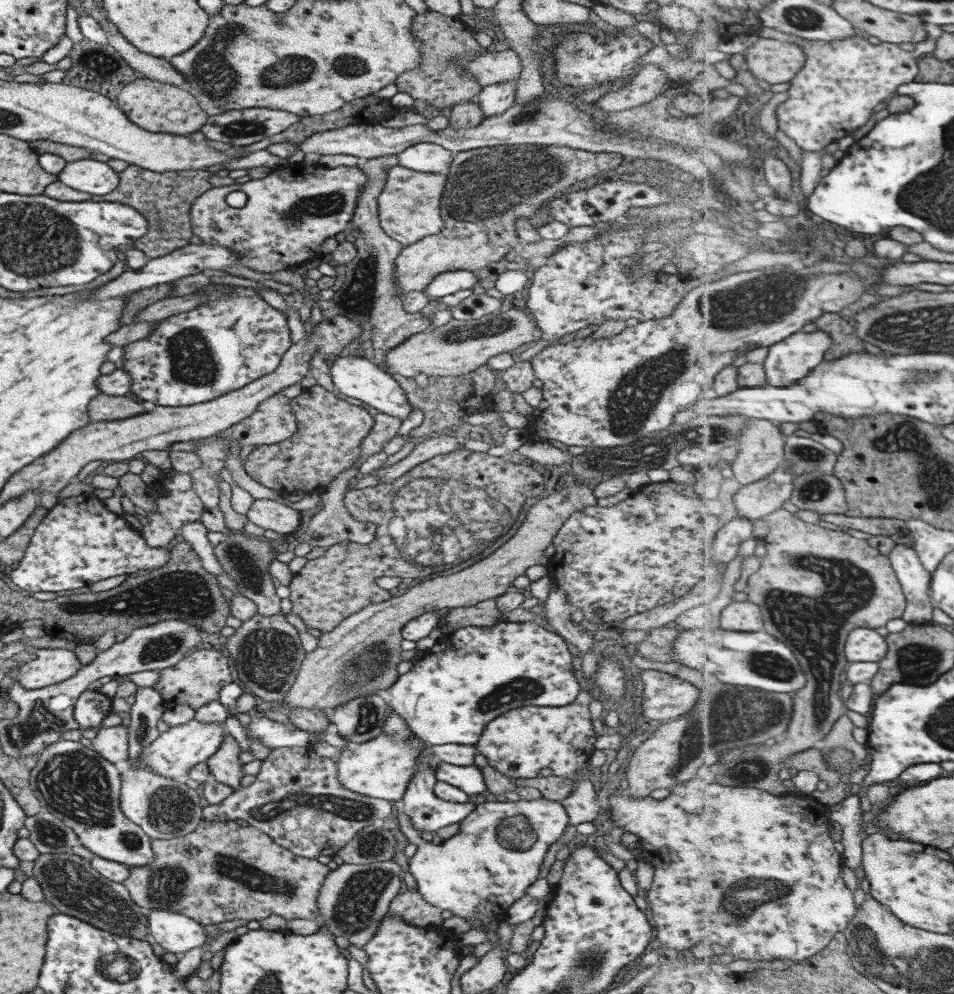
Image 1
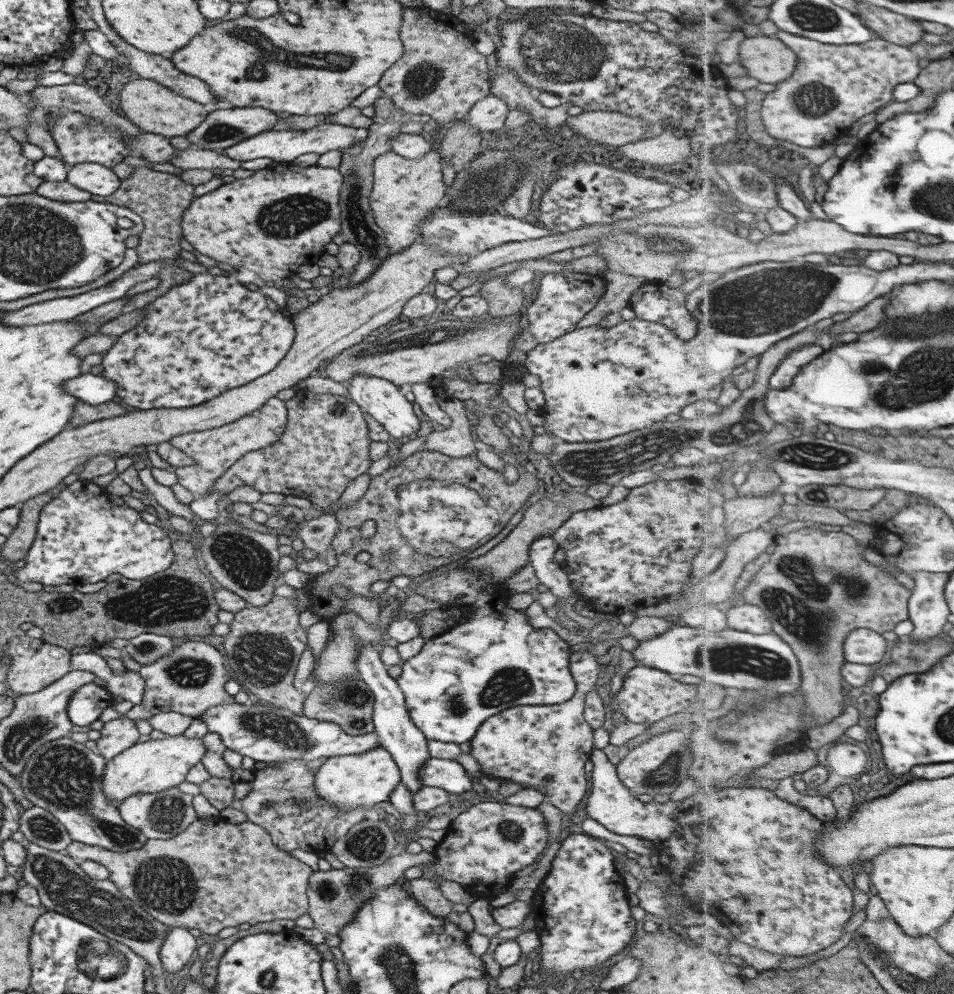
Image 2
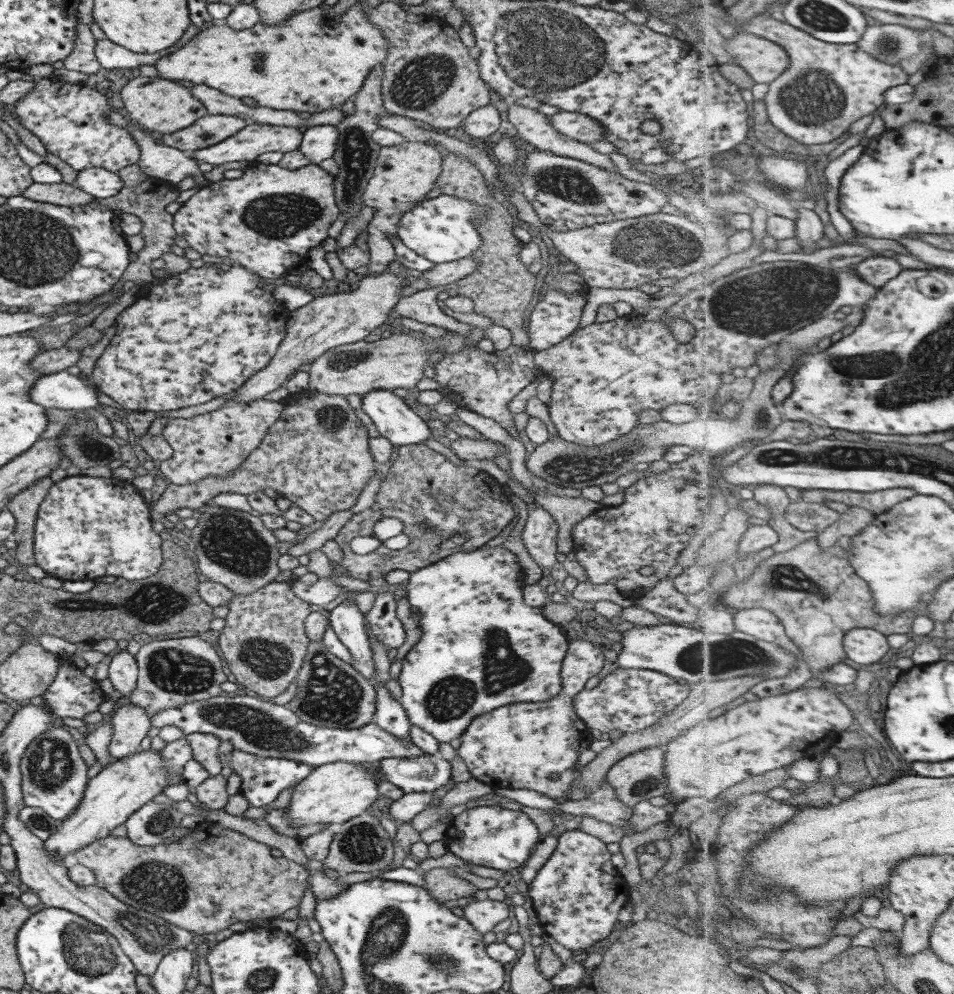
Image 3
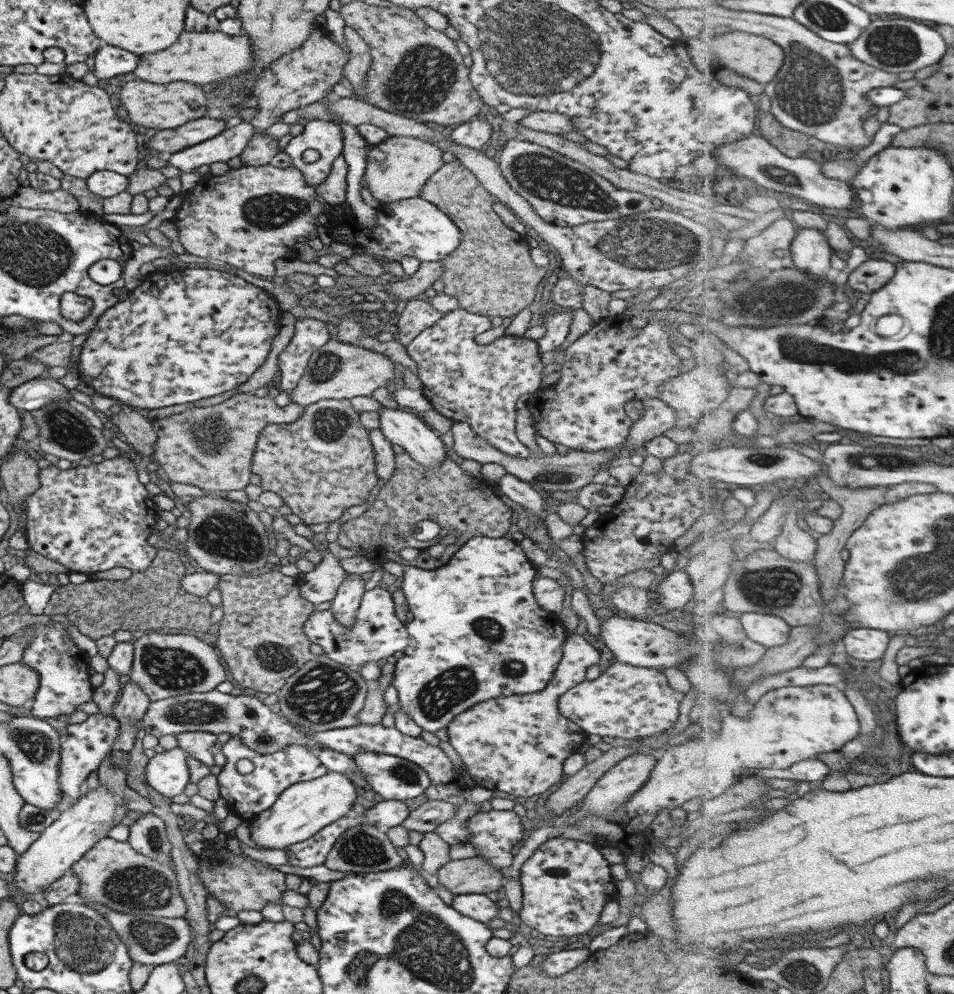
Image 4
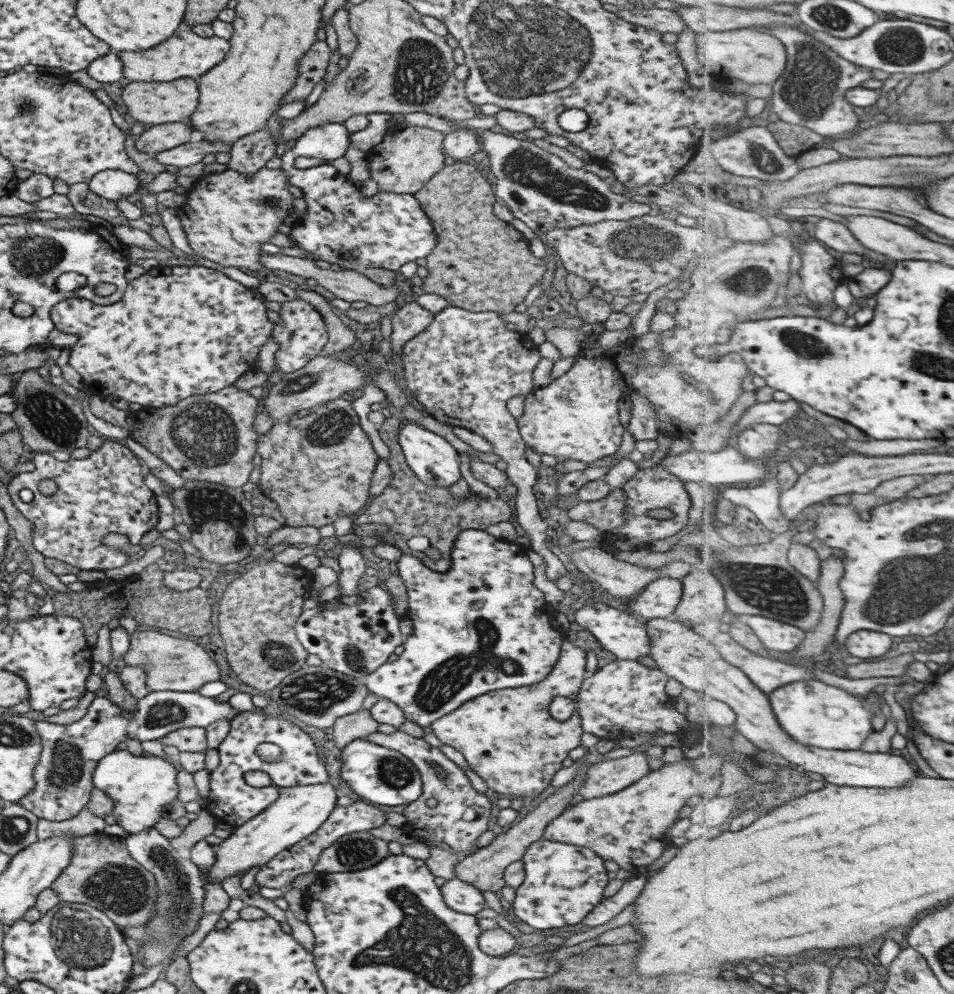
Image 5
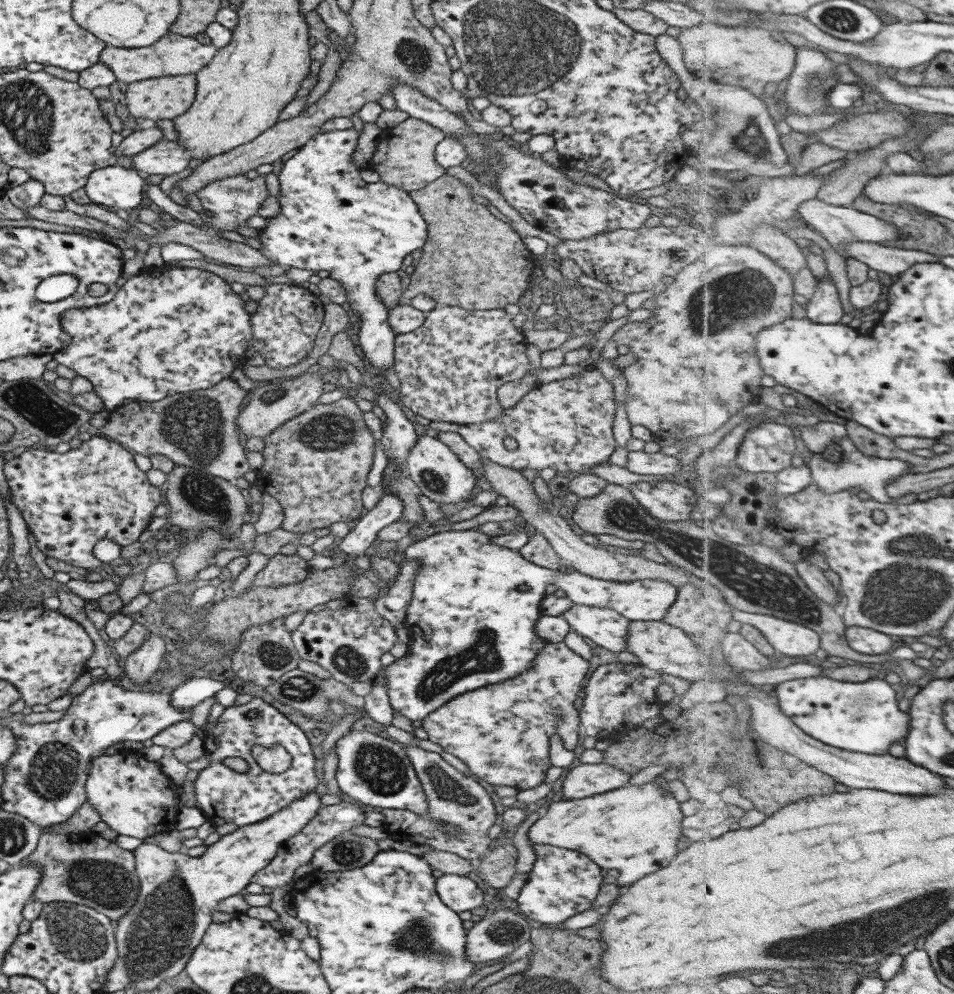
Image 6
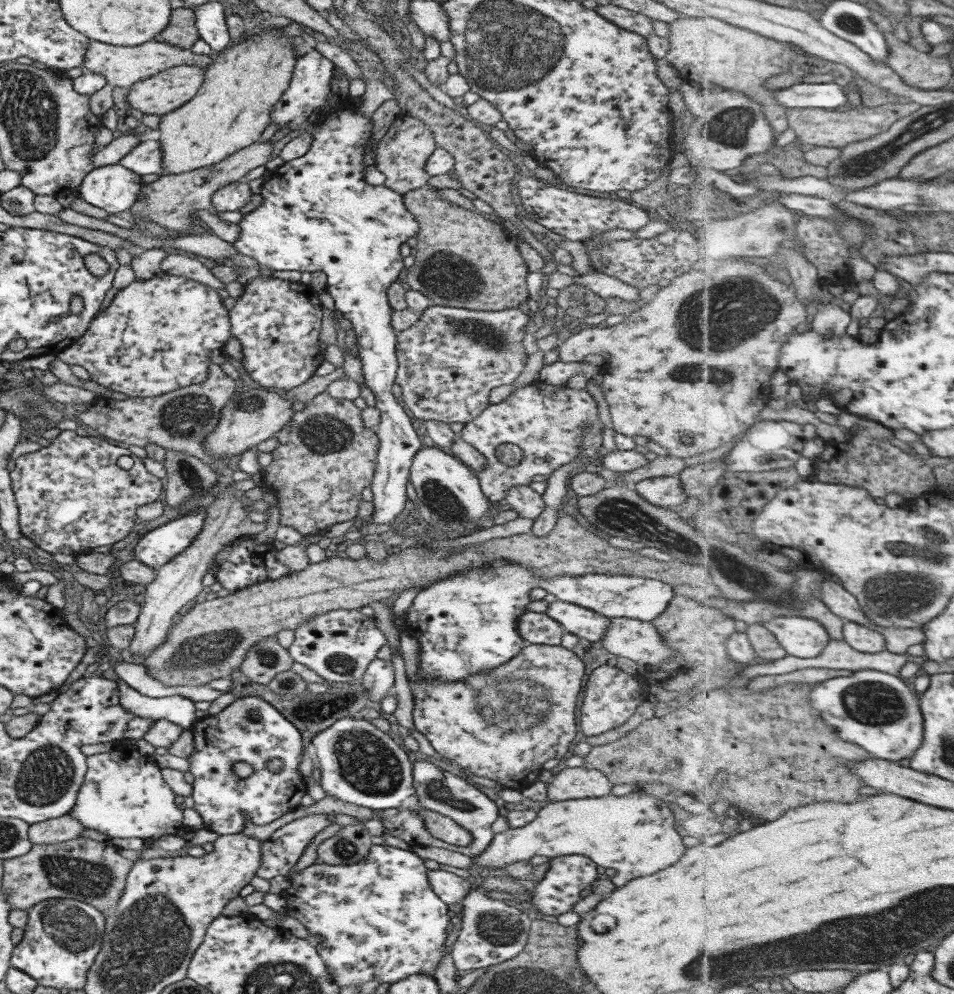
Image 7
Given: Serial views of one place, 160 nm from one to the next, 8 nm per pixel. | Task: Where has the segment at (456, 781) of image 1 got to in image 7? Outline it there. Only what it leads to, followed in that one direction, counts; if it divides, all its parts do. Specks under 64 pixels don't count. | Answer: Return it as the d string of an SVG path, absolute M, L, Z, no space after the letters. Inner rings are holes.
M360 716L352 718L339 719L334 725L322 732L318 732L318 736L312 738L313 748L315 749L316 758L318 758L318 769L320 769L320 784L322 790L328 796L334 796L342 802L350 802L358 806L366 806L370 810L385 809L410 809L416 811L425 821L426 828L431 836L442 840L447 844L466 846L472 842L472 835L468 831L464 831L462 827L437 812L432 812L427 808L421 808L416 789L413 787L413 761L409 758L409 752L390 738L388 734L378 730L374 724L368 722Z

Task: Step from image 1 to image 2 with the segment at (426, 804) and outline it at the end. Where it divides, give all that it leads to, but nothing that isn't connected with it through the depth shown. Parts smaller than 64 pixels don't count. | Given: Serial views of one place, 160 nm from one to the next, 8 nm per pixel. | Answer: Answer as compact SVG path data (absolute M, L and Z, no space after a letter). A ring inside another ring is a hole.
M371 644L362 645L357 652L356 666L359 678L368 685L374 696L372 720L374 732L378 736L381 746L392 755L394 763L398 765L401 782L406 784L413 795L423 787L423 784L419 782L419 777L420 770L424 768L424 762L428 758L432 758L427 747L428 740L412 723L406 708L404 693L398 687L398 680L388 675L388 666L384 665L380 659L380 648Z

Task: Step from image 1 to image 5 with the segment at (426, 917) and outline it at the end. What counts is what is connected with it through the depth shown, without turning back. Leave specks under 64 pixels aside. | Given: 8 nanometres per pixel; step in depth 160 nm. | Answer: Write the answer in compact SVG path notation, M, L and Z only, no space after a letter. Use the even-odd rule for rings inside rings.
M586 774L584 776L576 776L572 782L568 782L562 787L562 789L558 788L556 793L553 793L543 801L539 802L537 806L530 807L529 813L520 820L516 826L512 826L512 828L509 828L504 834L496 836L494 841L492 841L491 844L488 844L488 846L478 848L476 852L463 856L456 865L455 877L475 886L482 892L494 892L499 894L501 888L505 886L505 880L503 877L505 868L509 864L512 864L512 862L522 859L530 844L543 839L546 826L552 822L553 818L560 816L560 814L569 807L568 804L570 804L570 802L574 801L578 789L583 783L584 777L586 777Z

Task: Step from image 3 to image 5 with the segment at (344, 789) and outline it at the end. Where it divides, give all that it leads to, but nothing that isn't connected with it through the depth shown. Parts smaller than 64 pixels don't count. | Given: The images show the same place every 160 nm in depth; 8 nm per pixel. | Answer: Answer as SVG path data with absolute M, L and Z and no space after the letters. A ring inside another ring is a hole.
M328 782L281 788L279 797L268 808L265 808L264 811L254 816L254 818L247 820L244 825L234 828L233 834L229 838L226 838L221 844L214 846L215 860L209 868L209 876L223 882L227 876L244 875L250 868L266 864L279 852L285 851L288 847L317 832L318 828L322 827L322 824L326 822L325 820L332 812L332 809L337 806L337 798L334 785Z

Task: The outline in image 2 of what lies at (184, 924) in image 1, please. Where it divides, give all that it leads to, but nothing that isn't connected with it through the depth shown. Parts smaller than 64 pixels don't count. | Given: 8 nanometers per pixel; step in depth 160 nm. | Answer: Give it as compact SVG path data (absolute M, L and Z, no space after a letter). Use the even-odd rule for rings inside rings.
M169 927L160 949L161 967L166 973L183 970L190 958L195 958L200 939L194 937L188 928Z

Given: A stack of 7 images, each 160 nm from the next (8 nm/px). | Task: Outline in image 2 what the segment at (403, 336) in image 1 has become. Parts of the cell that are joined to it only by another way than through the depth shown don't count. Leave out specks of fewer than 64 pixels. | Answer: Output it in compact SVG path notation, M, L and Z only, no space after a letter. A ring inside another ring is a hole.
M386 94L377 98L374 101L374 117L373 124L367 128L367 137L359 143L354 143L351 147L345 148L342 151L342 162L339 166L339 170L344 177L340 192L339 192L339 205L342 210L342 216L340 220L341 236L344 238L345 243L352 244L358 248L360 252L360 261L355 266L352 276L350 278L350 288L352 286L358 286L362 284L364 280L372 278L372 274L378 270L390 256L390 249L388 249L388 243L386 243L386 236L384 232L376 225L374 214L369 205L369 196L371 188L373 187L373 162L377 156L380 156L383 152L392 151L389 145L389 140L400 133L400 128L413 120L414 122L426 122L432 118L426 118L426 116L410 116L409 112L400 112L396 110L391 98Z

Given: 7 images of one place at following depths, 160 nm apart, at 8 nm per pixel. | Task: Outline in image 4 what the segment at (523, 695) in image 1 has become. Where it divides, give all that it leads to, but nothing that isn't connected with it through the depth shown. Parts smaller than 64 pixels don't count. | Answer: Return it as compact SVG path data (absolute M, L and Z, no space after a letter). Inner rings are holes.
M489 536L470 537L452 556L451 559L442 567L435 569L422 569L416 566L405 566L402 576L402 592L405 594L409 611L412 612L412 621L406 625L409 636L408 644L404 650L404 655L397 660L394 666L393 680L391 684L398 691L398 702L400 708L412 721L425 732L435 732L448 728L448 724L468 708L476 706L490 698L500 698L500 696L514 696L514 694L530 694L540 692L547 688L551 681L558 663L563 657L563 644L568 635L562 622L557 621L557 615L543 609L536 600L533 593L533 582L538 572L522 547L517 541L505 537L494 538Z

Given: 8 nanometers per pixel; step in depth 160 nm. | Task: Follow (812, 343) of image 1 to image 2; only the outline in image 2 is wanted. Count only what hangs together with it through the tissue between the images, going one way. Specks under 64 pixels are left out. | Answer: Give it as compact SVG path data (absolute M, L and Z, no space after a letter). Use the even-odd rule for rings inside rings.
M818 343L794 350L794 353L790 354L790 357L778 367L777 373L772 377L771 386L776 390L786 390L792 387L800 372L826 352L826 348Z

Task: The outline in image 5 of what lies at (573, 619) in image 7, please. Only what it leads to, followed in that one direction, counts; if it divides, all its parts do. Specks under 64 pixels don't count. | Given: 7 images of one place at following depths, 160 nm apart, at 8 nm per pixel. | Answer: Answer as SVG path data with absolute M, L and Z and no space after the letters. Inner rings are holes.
M590 597L583 608L575 610L574 620L575 624L583 626L584 630L588 630L595 635L596 640L620 660L636 660L640 656L651 656L645 624L638 619L634 619L632 615L625 611L606 605L598 598Z

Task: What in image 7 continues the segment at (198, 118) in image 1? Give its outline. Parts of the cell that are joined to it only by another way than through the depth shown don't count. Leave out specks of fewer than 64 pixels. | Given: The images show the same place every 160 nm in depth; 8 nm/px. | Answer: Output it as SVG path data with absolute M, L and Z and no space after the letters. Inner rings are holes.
M183 64L158 72L154 76L141 80L129 89L127 100L129 104L143 114L165 115L186 104L202 86L205 69Z

